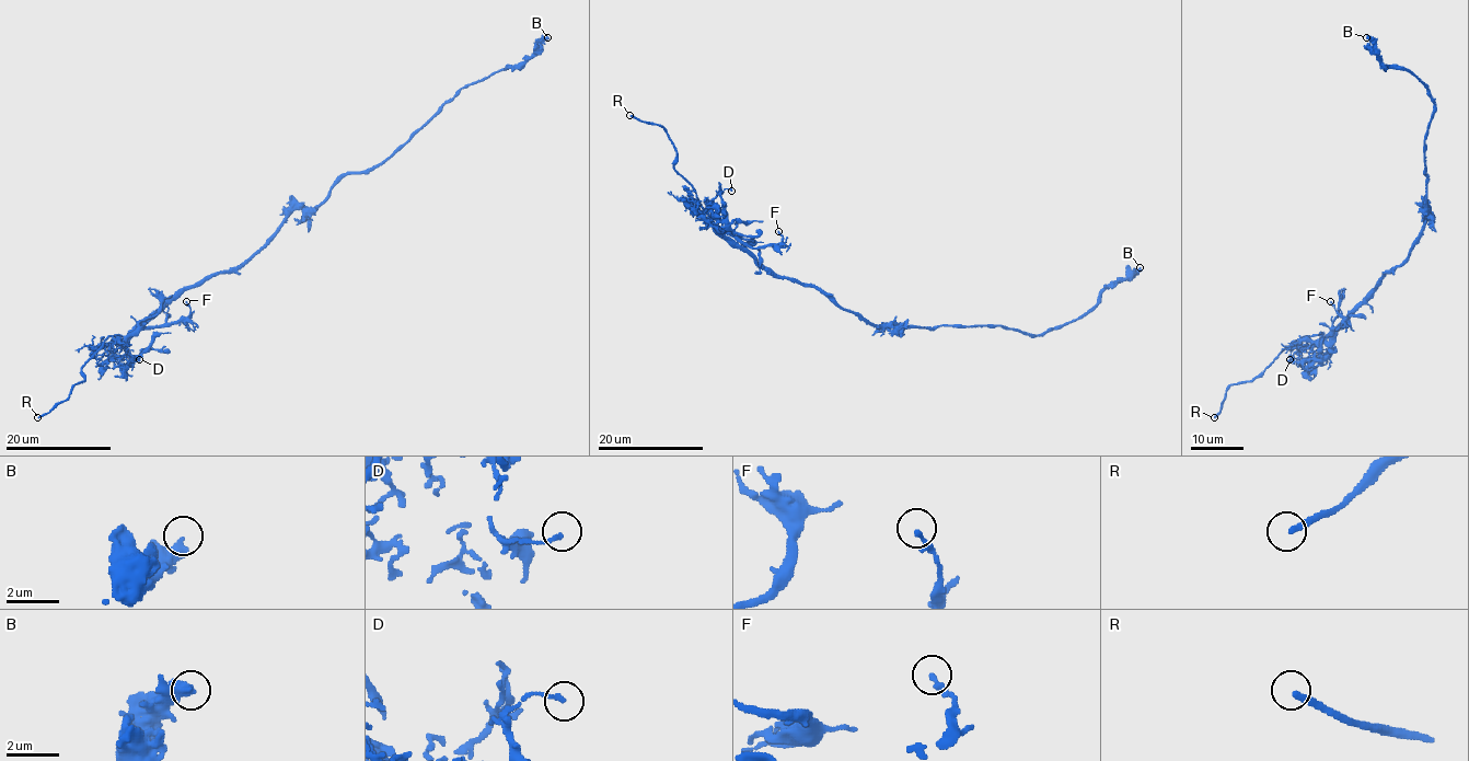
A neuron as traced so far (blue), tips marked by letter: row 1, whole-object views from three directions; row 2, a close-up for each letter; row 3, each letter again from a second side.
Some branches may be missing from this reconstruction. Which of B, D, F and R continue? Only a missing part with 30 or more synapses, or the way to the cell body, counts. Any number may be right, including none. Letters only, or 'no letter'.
R

